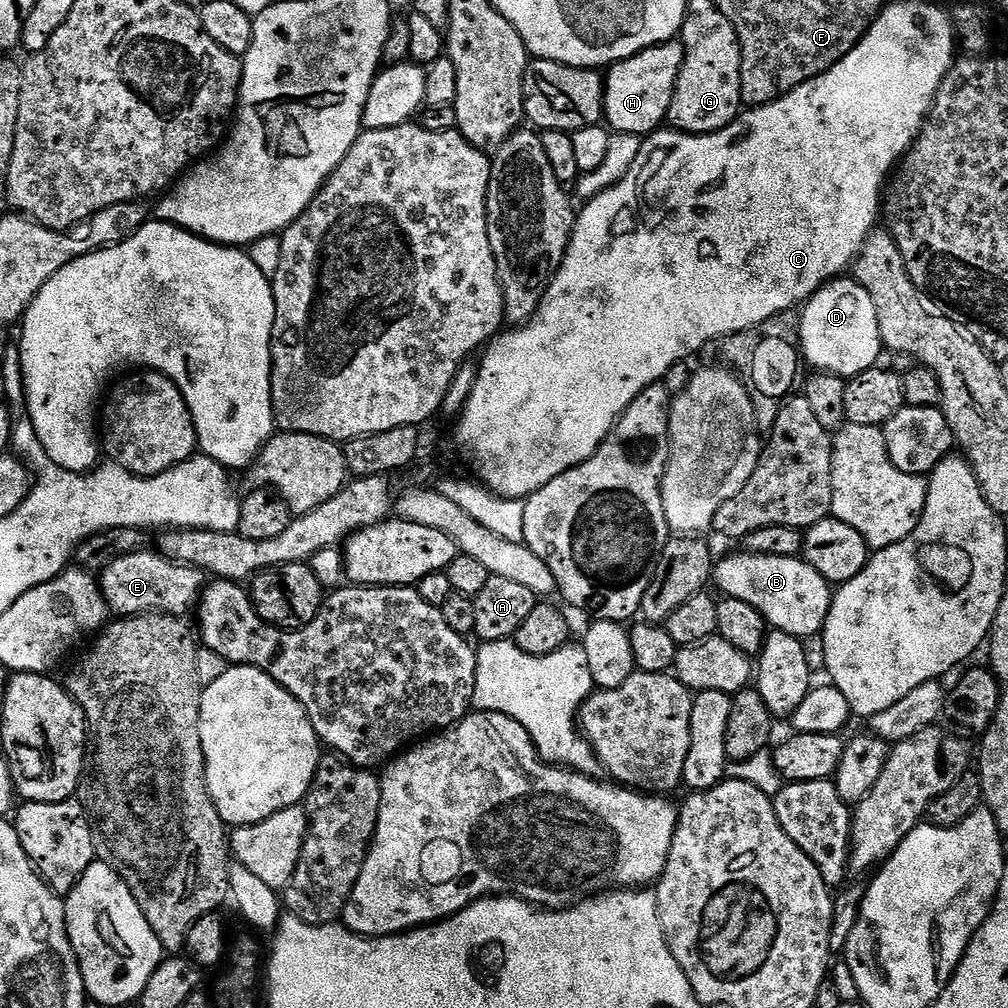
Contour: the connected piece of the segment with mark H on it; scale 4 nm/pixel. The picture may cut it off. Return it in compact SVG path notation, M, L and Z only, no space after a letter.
M679 42L644 48L625 60L611 65L604 85L604 120L613 133L625 132L644 138L667 121L674 86L684 61L684 45Z

